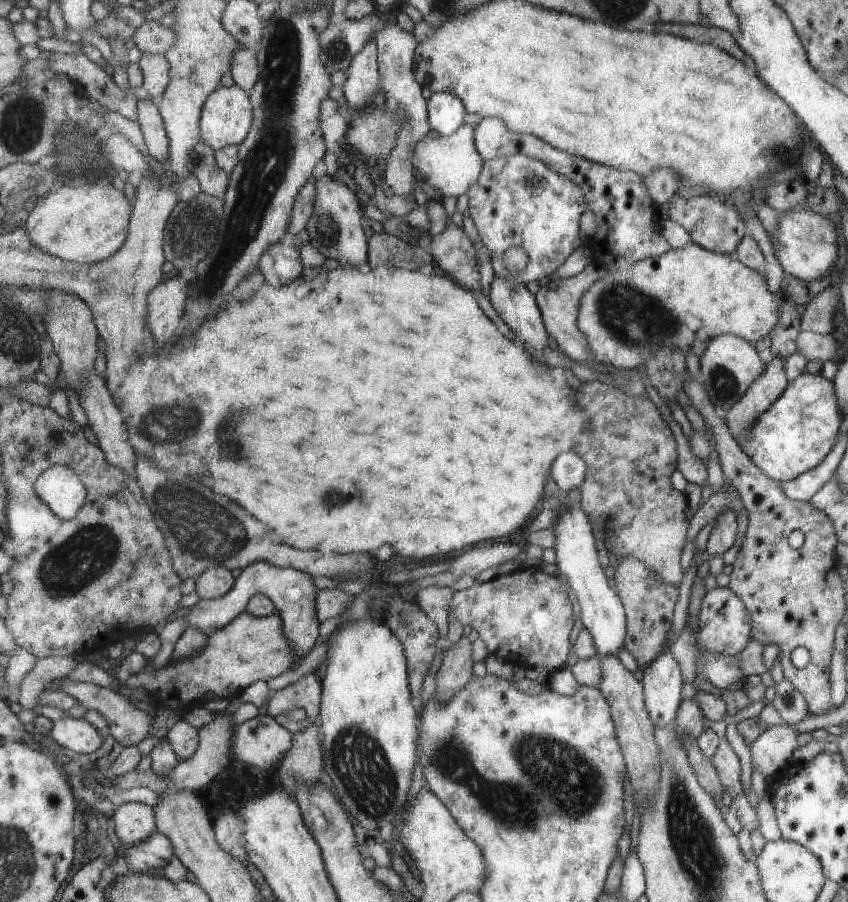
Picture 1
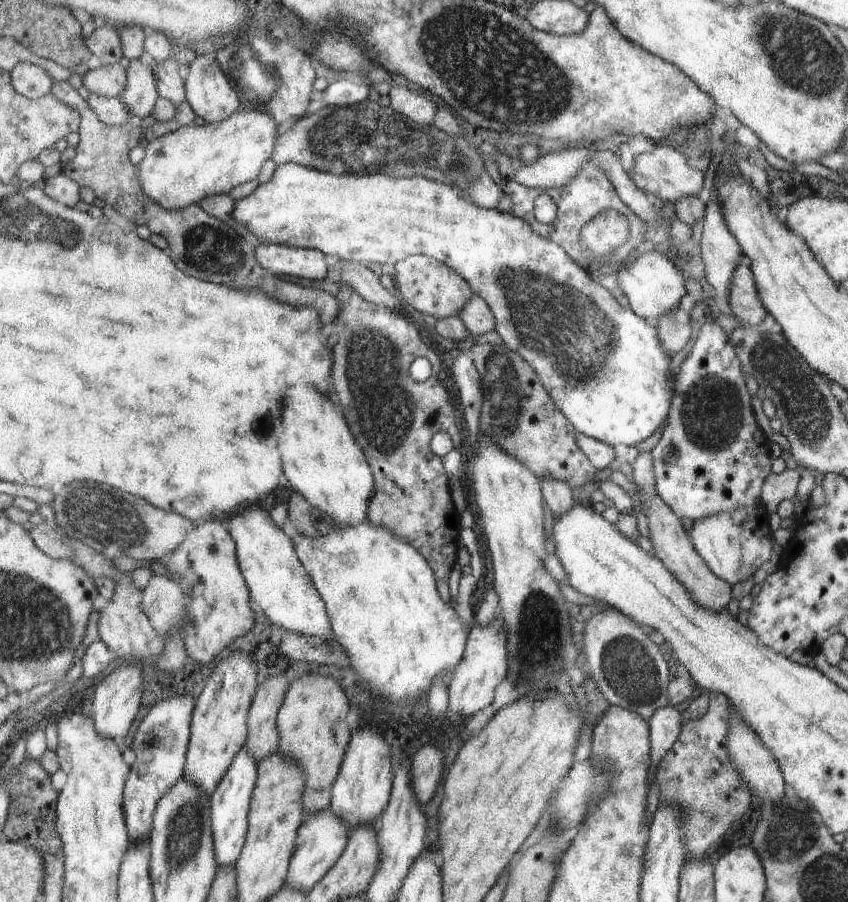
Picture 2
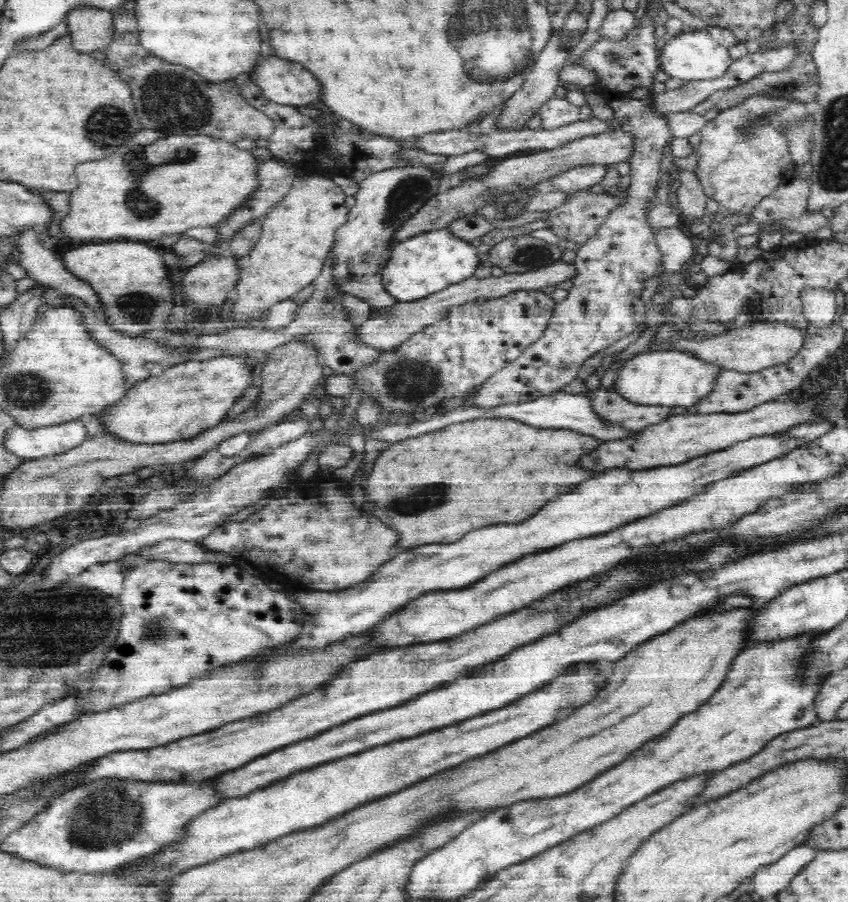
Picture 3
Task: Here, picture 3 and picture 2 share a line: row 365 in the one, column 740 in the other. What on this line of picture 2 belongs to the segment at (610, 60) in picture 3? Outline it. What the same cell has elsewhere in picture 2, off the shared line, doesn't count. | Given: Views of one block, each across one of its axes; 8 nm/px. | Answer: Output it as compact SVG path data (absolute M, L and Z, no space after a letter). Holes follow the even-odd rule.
M738 506L734 512L726 514L720 512L716 516L708 516L702 520L692 522L692 529L688 532L689 539L692 541L694 550L700 555L700 558L706 562L708 568L720 579L729 585L738 584L748 580L760 566L764 566L770 556L772 556L772 532L768 526L767 508L756 508L756 506Z

